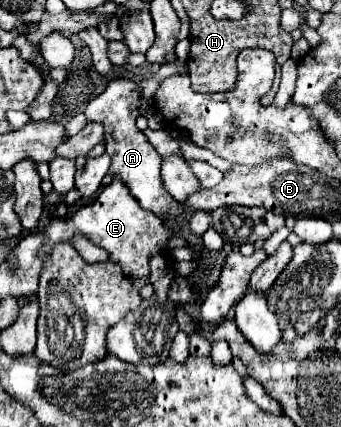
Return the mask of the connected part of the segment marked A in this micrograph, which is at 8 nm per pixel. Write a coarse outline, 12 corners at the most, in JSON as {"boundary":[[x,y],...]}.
{"boundary":[[124,78],[86,106],[104,124],[110,174],[158,216],[174,198],[160,154],[136,126],[138,86]]}

